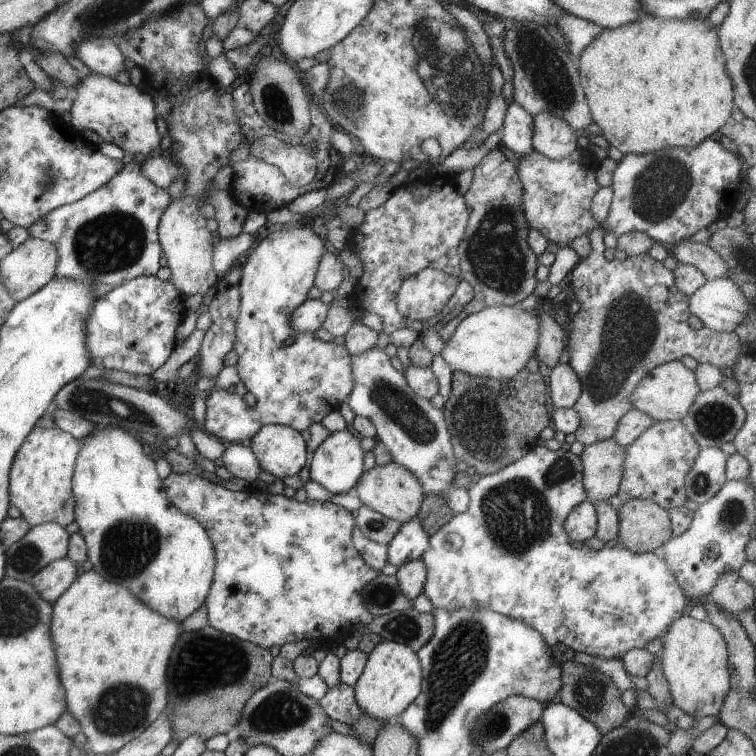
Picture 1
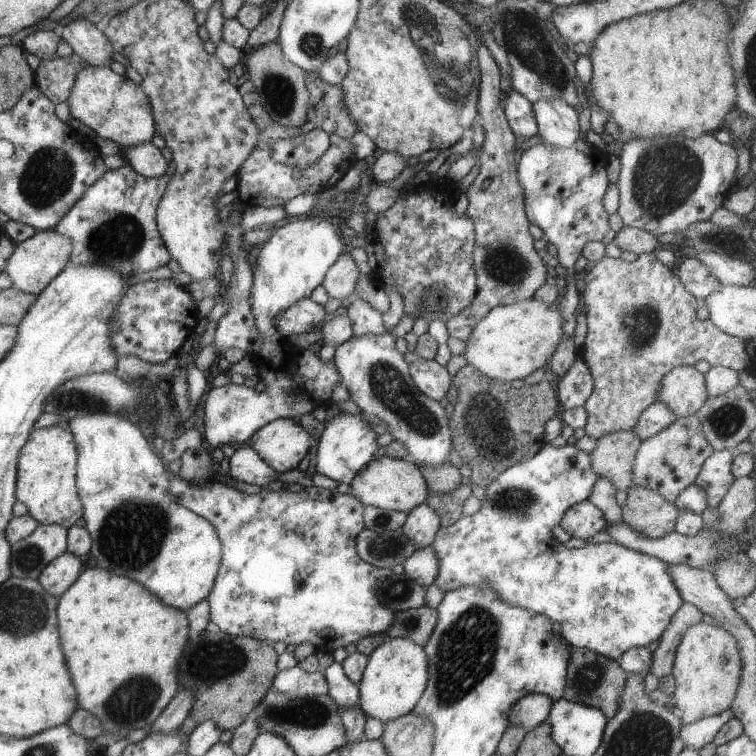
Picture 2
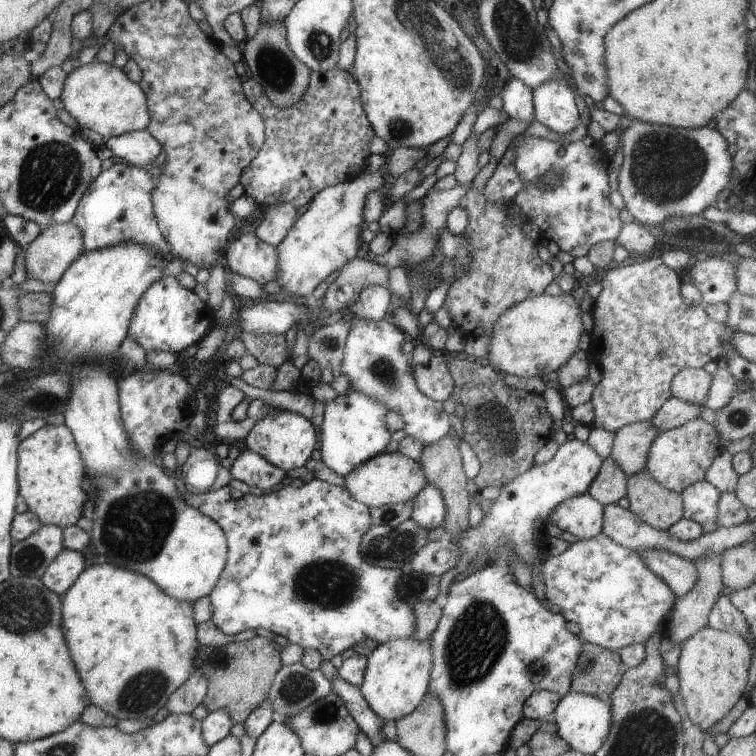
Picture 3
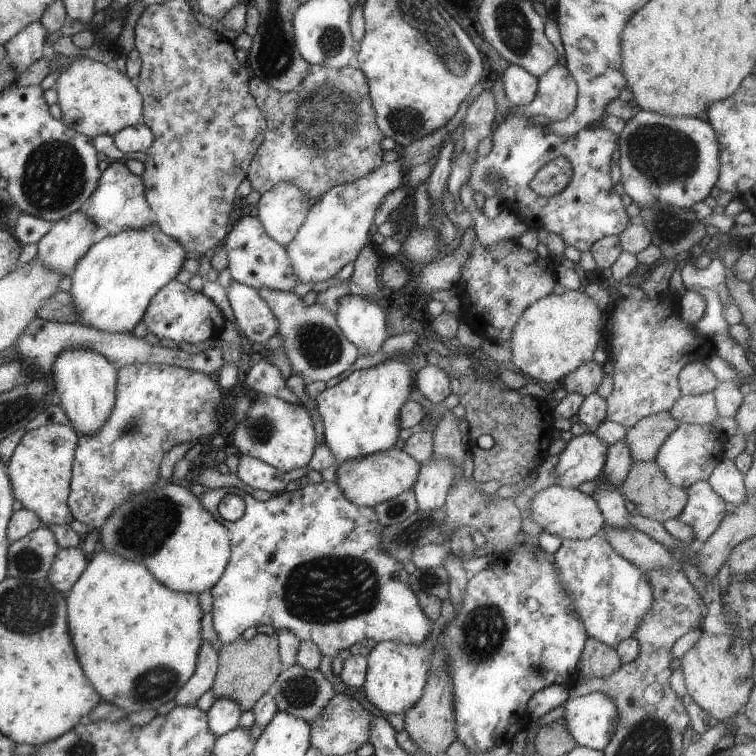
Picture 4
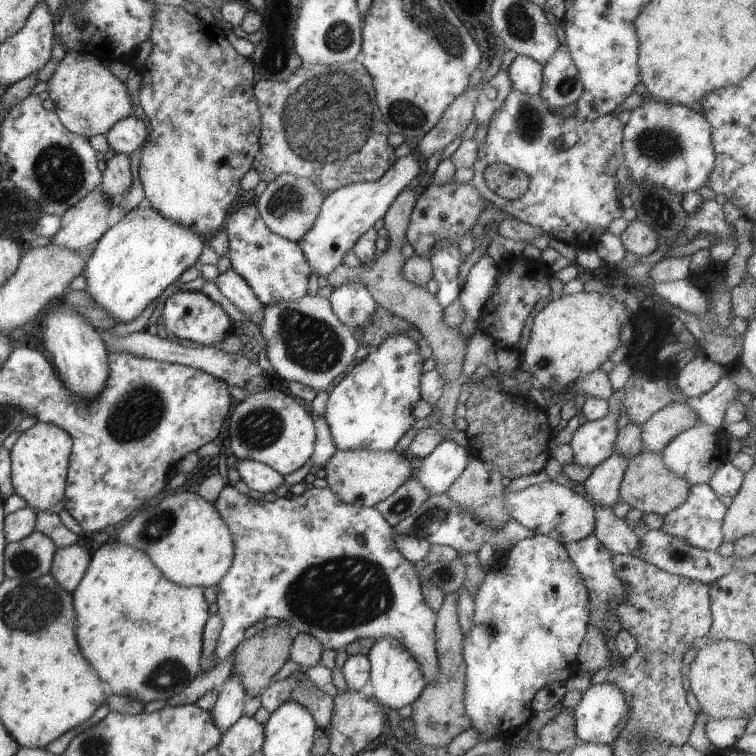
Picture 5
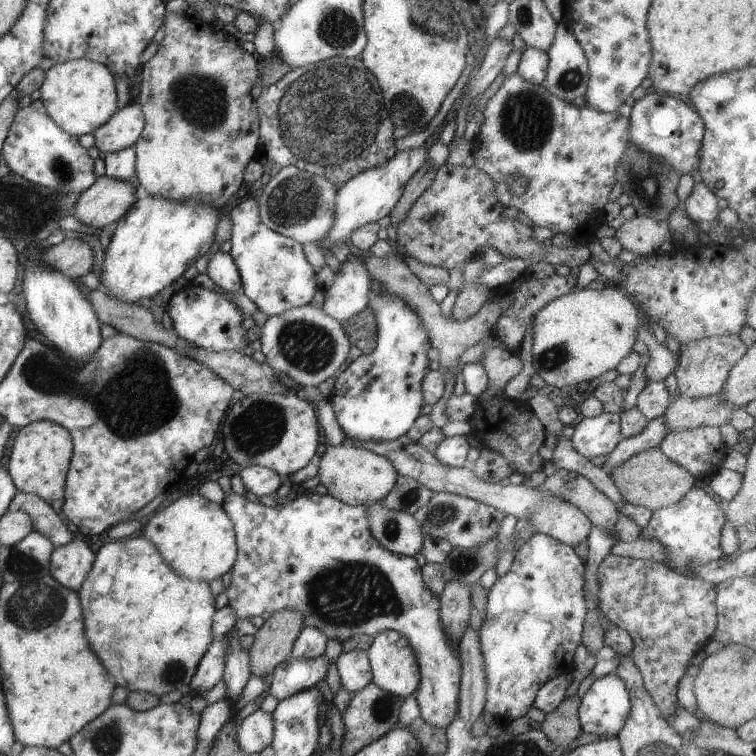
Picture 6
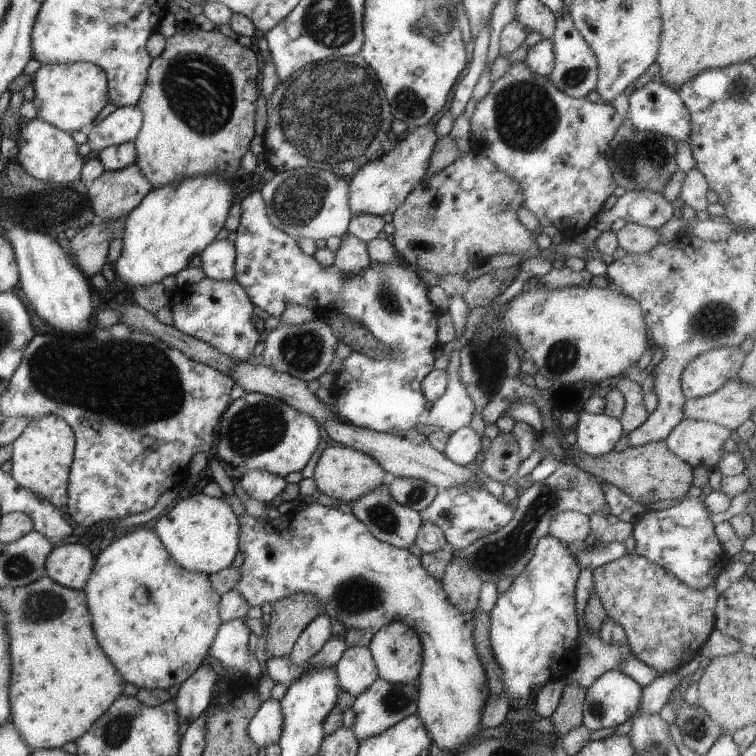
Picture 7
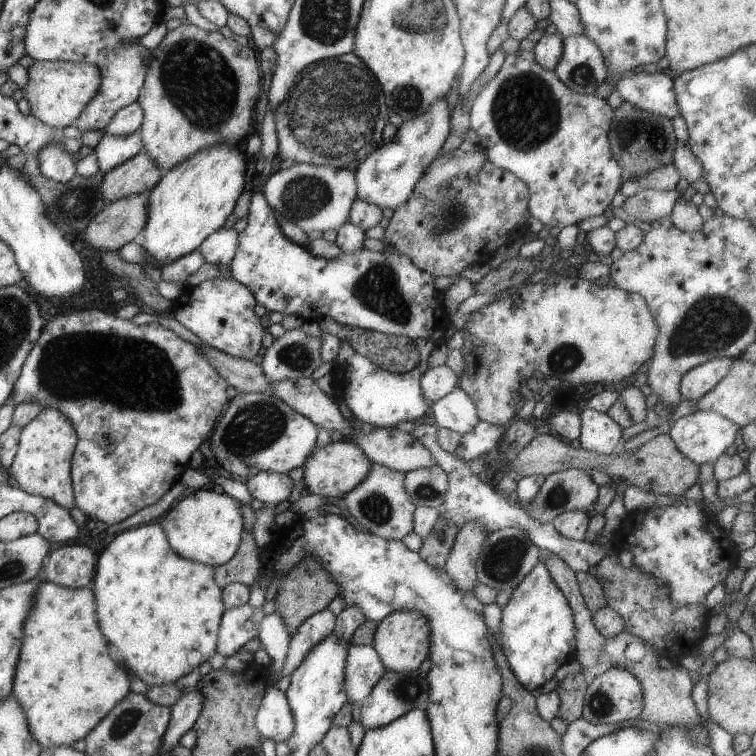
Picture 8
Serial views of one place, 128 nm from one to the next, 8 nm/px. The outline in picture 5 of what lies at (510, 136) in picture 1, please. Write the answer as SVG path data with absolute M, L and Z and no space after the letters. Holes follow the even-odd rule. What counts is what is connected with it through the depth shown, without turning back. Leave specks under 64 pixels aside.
M516 55L507 67L507 74L511 80L511 88L517 92L525 92L529 95L538 94L543 65L529 56Z

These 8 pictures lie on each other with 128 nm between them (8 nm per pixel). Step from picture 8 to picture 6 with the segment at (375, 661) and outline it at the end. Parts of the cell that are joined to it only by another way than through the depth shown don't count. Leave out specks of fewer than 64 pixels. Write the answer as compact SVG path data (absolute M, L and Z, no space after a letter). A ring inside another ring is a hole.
M363 650L342 651L335 662L340 686L355 694L372 682L368 654Z

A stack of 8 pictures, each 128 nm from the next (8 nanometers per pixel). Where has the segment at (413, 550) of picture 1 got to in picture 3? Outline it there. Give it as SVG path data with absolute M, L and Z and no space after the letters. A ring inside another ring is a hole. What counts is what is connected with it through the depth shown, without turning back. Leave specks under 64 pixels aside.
M427 485L413 498L410 520L427 532L444 522L445 508L441 494Z

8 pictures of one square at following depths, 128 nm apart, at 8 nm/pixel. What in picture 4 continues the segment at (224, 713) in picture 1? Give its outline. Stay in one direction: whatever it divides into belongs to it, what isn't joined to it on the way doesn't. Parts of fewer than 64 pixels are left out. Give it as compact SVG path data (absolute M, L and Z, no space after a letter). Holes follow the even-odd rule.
M257 633L250 639L239 638L235 642L222 644L218 649L217 670L212 680L211 694L215 699L233 700L241 711L249 710L262 693L271 690L273 681L282 669L275 635Z

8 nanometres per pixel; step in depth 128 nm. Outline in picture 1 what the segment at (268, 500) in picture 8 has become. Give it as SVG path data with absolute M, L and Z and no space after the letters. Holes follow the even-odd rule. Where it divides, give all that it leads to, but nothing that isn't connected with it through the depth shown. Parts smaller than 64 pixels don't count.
M244 443L227 445L225 452L221 454L221 458L223 460L222 466L231 476L243 478L251 485L255 483L261 468L259 468L259 462L257 462L251 449L245 446Z

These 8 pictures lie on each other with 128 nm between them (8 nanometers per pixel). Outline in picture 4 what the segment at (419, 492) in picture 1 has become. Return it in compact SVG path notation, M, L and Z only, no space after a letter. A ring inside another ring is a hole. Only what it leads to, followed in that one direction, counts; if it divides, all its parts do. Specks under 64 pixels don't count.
M391 448L374 452L367 456L343 460L335 470L335 483L343 496L355 506L374 507L383 501L391 500L399 493L412 488L419 472L420 464L401 449Z

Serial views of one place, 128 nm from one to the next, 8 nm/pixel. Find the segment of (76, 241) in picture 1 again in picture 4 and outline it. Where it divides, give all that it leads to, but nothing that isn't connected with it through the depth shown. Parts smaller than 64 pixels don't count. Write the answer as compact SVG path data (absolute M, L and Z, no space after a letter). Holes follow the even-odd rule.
M108 161L107 168L99 176L97 188L86 198L81 210L95 224L95 238L101 240L107 234L121 232L123 228L147 228L154 222L154 215L147 204L141 177L132 174L122 161Z

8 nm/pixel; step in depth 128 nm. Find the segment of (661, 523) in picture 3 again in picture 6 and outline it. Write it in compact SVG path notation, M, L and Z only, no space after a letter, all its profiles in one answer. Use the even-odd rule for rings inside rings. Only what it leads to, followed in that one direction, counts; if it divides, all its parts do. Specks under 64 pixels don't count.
M659 447L633 454L627 460L623 460L623 464L615 466L609 472L609 476L615 483L624 502L643 506L652 512L681 500L682 496L693 487L693 482L695 482L694 476L691 476L679 464L673 464Z

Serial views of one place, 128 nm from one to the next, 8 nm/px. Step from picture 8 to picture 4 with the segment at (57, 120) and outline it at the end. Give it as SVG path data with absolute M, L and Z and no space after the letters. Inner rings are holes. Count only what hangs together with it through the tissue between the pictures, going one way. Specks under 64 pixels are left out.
M84 52L60 71L53 88L60 108L60 120L68 123L73 131L95 138L97 135L113 136L125 126L135 125L142 118L142 96L134 80L127 78L112 64L103 64L97 55Z

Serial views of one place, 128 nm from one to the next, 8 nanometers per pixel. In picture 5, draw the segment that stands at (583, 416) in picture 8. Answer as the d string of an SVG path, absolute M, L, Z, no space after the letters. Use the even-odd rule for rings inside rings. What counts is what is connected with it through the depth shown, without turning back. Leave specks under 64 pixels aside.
M621 389L613 391L606 400L607 414L597 420L584 421L573 432L568 442L573 456L571 463L593 468L613 454L617 436L617 412L621 406L621 398L623 398Z

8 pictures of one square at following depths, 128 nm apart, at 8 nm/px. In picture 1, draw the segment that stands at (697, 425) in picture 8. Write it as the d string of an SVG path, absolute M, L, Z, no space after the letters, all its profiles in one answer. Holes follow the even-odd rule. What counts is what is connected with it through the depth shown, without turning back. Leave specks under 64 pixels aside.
M655 421L625 447L617 498L623 503L631 498L651 500L663 510L683 505L687 499L683 488L684 478L699 450L699 444L680 421Z

